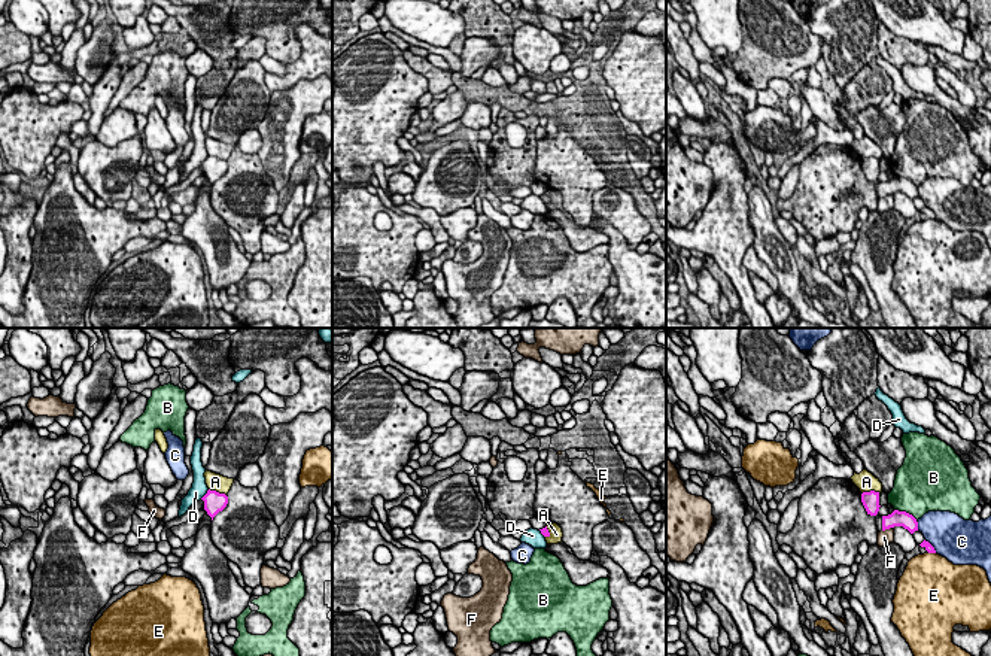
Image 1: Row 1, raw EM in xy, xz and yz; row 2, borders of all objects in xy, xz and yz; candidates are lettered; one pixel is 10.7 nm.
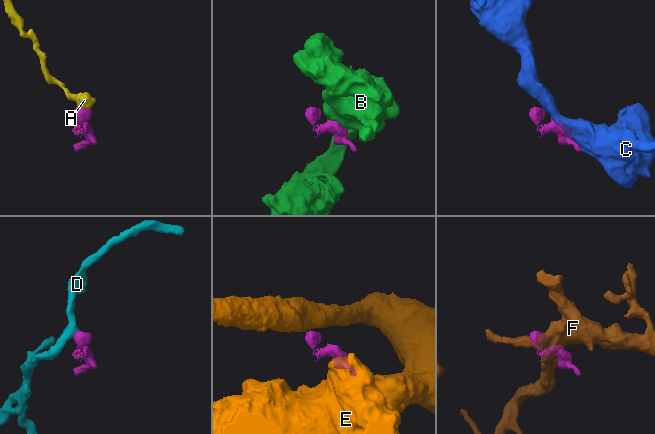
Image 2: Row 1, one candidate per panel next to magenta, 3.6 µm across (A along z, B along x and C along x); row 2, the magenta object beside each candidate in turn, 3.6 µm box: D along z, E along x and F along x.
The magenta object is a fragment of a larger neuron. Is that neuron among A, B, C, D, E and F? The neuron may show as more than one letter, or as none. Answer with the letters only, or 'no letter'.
no letter

